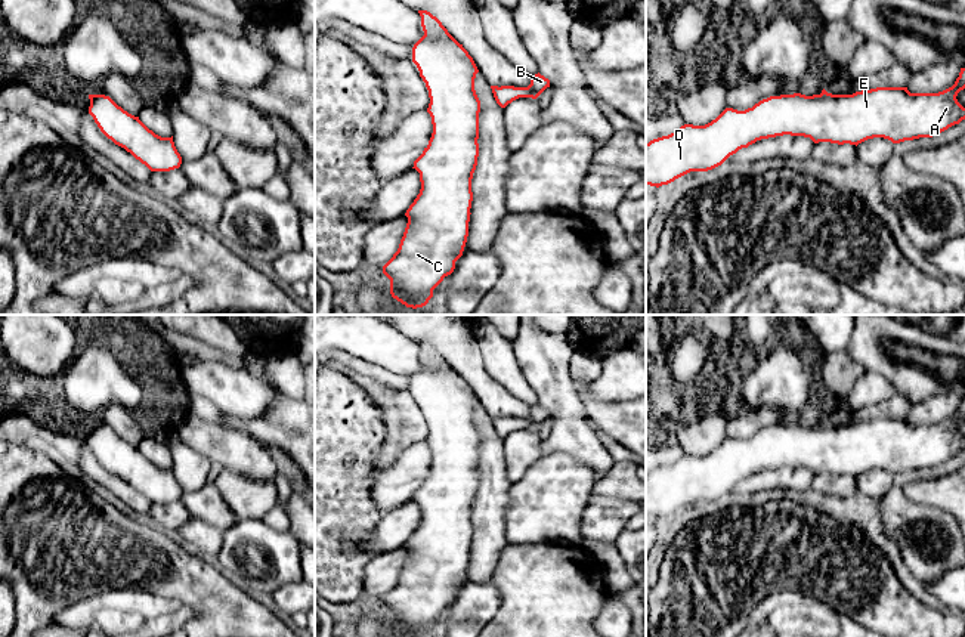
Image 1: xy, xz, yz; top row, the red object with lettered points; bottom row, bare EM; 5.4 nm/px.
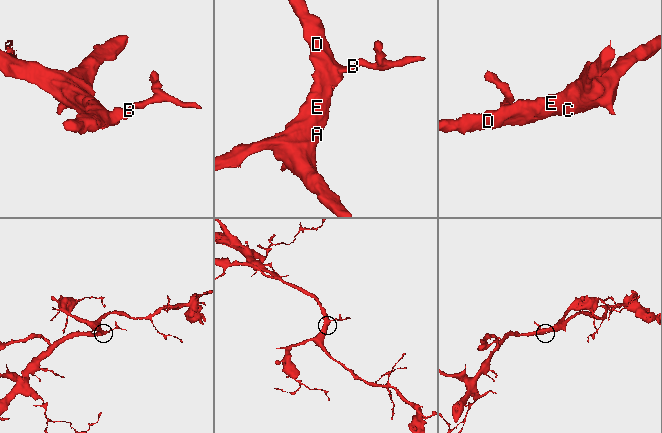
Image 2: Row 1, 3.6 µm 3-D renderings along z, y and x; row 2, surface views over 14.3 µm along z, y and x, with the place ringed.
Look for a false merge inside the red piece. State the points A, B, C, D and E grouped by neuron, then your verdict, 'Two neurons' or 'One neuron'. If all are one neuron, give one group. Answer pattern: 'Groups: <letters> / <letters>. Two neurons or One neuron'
Groups: A B C D E. One neuron

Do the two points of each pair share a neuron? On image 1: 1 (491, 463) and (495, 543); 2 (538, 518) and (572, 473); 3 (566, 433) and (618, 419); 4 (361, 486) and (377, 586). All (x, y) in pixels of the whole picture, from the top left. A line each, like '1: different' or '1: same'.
1: same
2: same
3: different
4: different

